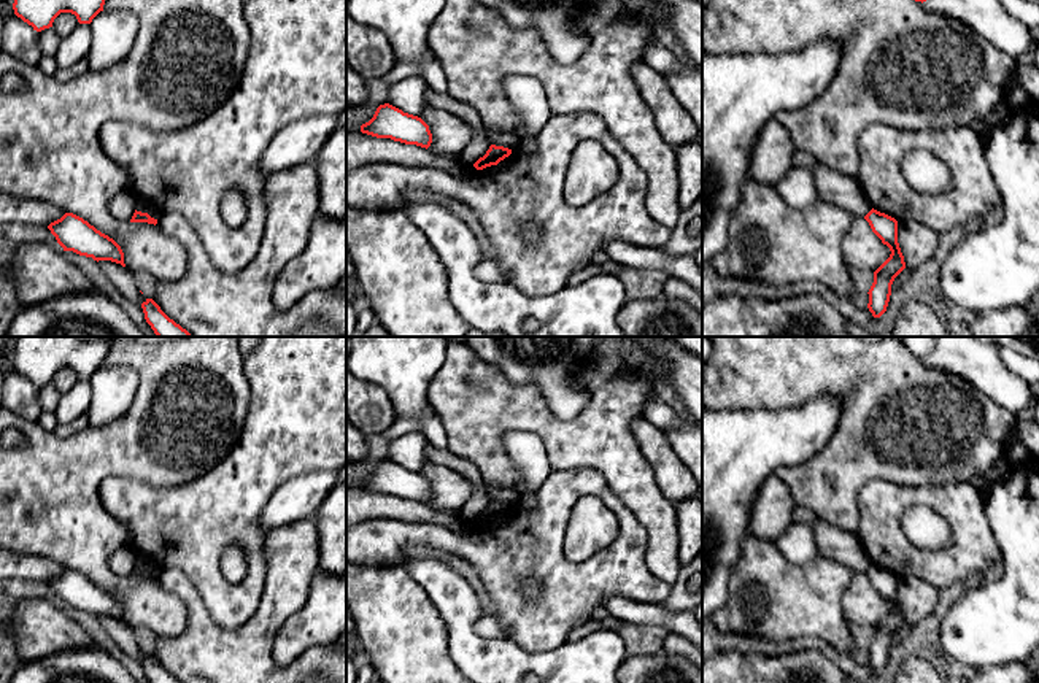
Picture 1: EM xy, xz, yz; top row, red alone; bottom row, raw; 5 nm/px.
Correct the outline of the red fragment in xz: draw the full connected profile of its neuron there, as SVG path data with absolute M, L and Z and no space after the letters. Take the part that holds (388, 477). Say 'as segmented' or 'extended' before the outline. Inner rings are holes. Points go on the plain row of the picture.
as segmented | M389 459L380 461L373 473L361 481L361 488L426 505L432 499L429 481L421 473L404 469Z

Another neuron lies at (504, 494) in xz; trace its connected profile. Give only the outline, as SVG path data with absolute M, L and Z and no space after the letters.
M496 484L488 486L488 492L491 500L504 502L508 505L516 504L520 499L520 494L515 489L505 486L496 486Z

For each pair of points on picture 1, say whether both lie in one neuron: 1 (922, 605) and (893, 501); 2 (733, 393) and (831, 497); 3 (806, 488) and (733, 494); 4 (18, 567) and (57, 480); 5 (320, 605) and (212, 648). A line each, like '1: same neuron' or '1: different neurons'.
1: different neurons
2: same neuron
3: different neurons
4: different neurons
5: different neurons

